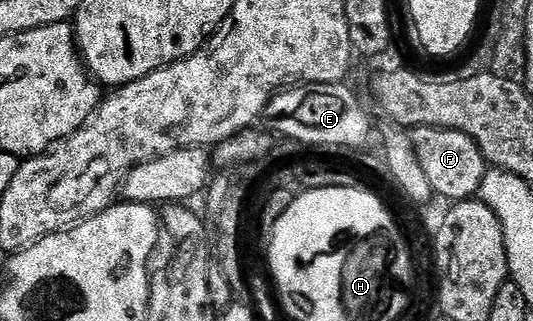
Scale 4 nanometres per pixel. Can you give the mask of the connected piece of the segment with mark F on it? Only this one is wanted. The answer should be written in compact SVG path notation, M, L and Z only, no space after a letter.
M416 127L409 132L409 136L435 196L443 195L449 201L461 201L475 198L481 192L488 164L468 133L439 127Z

